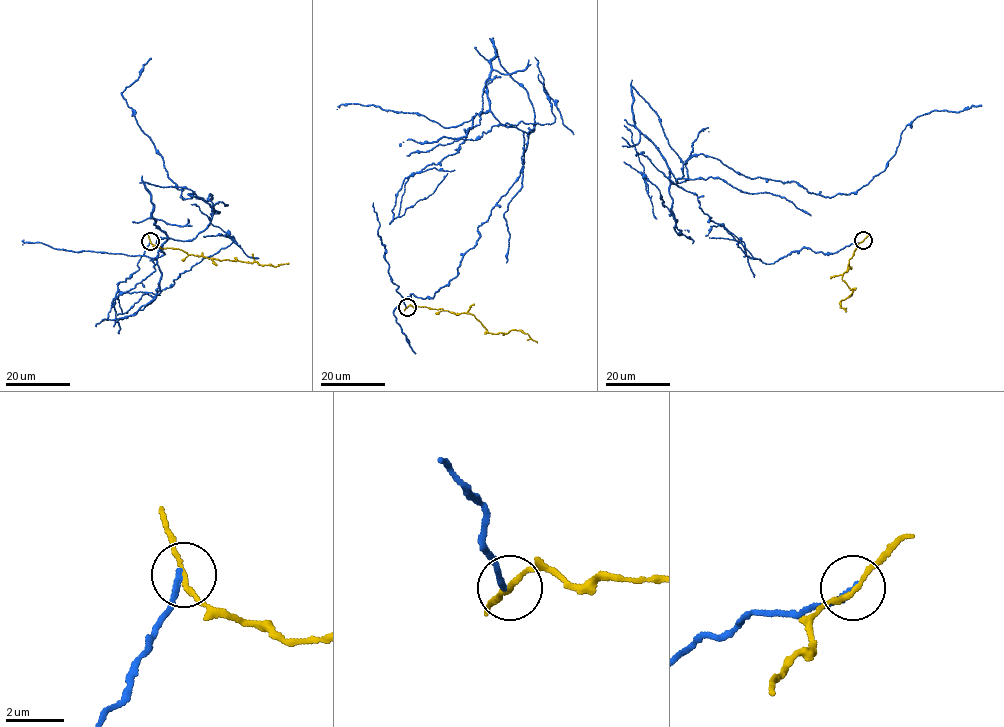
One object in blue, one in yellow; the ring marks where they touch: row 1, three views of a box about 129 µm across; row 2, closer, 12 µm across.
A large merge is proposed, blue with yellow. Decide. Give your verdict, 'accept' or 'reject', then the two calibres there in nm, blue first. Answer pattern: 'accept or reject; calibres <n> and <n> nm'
reject; calibres 200 and 160 nm

